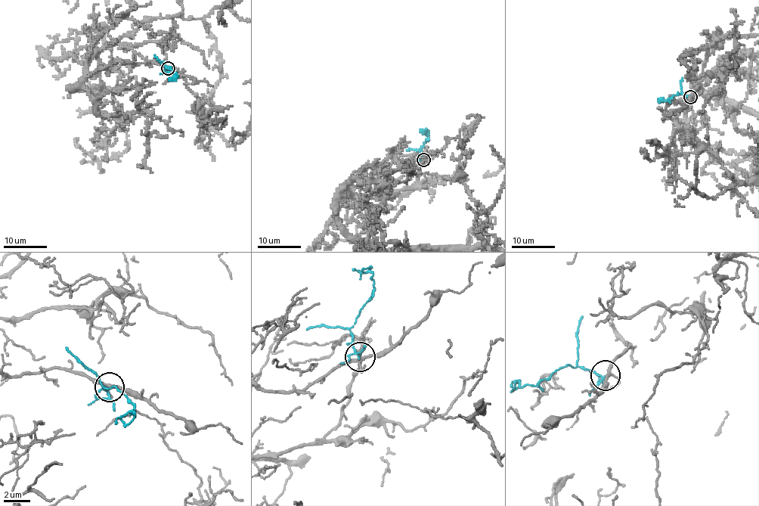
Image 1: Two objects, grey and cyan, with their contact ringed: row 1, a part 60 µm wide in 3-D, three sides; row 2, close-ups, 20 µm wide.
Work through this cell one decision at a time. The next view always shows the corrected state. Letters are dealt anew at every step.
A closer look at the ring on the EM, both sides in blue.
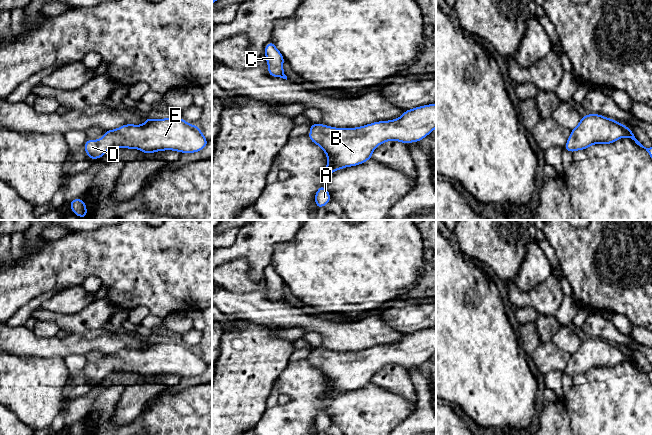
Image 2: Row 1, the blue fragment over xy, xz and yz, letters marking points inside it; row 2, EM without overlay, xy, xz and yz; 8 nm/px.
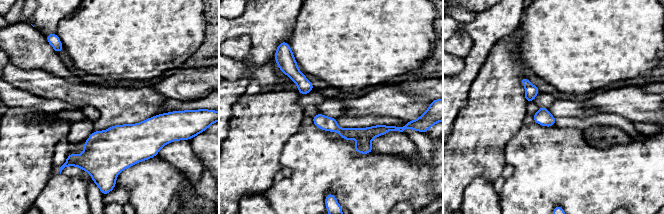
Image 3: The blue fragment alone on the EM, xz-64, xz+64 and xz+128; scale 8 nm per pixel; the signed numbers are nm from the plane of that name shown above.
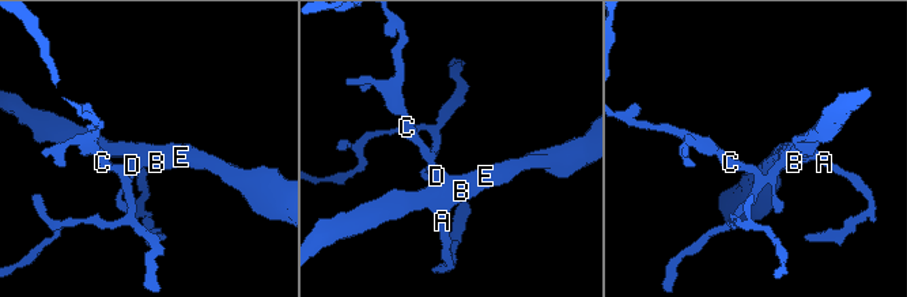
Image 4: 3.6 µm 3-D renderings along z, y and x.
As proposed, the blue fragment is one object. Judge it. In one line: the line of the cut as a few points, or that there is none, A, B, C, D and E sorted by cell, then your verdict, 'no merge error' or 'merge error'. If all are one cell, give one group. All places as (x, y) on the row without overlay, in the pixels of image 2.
no cut | A B C D E | no merge error

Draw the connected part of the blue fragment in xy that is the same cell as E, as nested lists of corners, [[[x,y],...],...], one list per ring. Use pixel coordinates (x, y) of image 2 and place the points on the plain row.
[[[171,340],[164,343],[146,341],[142,349],[125,348],[117,353],[106,354],[102,362],[88,363],[83,372],[87,380],[94,384],[115,371],[138,373],[146,378],[165,374],[196,377],[207,368],[208,364],[197,349]]]

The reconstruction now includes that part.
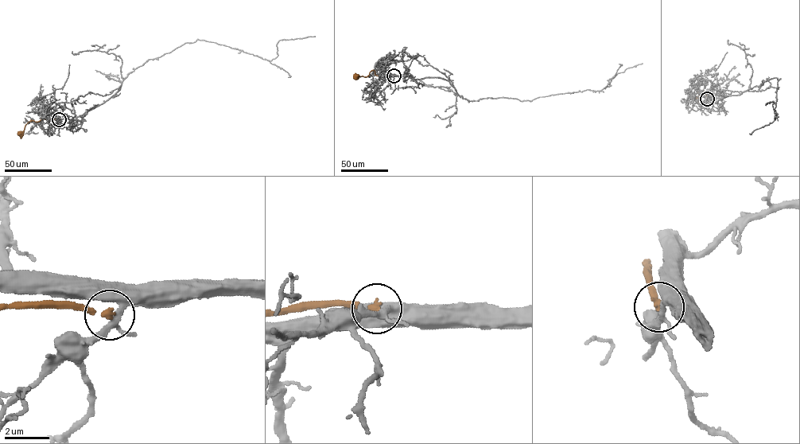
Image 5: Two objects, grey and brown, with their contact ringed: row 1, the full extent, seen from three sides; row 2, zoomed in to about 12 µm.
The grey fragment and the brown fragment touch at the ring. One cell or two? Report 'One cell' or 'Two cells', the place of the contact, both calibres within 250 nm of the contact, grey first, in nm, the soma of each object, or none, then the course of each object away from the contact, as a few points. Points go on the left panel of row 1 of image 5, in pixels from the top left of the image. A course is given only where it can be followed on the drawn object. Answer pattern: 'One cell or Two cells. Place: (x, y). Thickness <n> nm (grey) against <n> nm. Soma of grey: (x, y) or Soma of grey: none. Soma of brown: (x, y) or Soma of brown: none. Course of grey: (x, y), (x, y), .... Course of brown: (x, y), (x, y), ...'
Two cells. Place: (59, 119). Thickness 240 nm (grey) against 280 nm. Soma of grey: none. Soma of brown: (21, 134). Course of grey: (59, 119), (75, 119), (103, 103), (128, 74), (184, 43), (215, 42), (271, 60), (280, 40), (315, 36). Course of brown: (59, 119), (41, 118), (37, 121), (29, 122), (21, 134)

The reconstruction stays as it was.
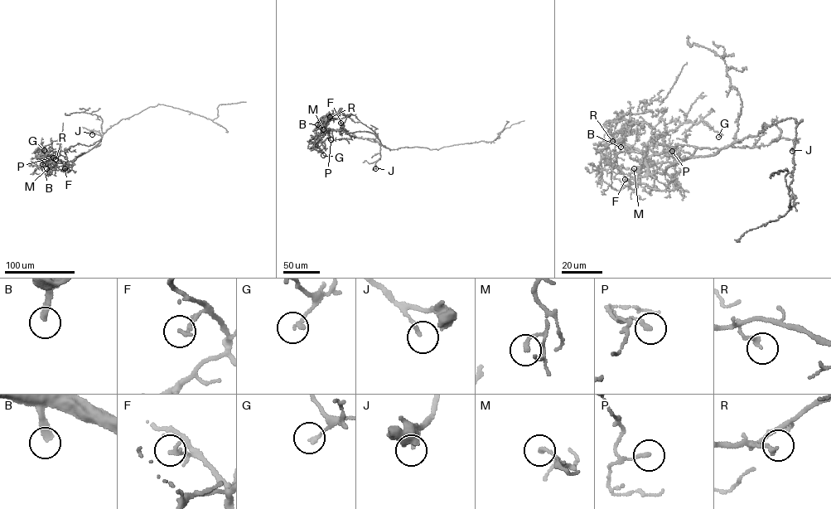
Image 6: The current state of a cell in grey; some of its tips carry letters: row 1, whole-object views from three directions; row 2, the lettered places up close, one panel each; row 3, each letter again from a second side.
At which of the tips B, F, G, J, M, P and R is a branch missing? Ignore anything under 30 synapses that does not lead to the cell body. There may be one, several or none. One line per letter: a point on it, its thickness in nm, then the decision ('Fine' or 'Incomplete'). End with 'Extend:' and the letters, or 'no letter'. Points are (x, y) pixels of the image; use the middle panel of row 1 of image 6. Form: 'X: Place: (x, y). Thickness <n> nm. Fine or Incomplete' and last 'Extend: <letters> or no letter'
B: Place: (317, 124). Thickness 320 nm. Incomplete
F: Place: (340, 123). Thickness 200 nm. Fine
G: Place: (323, 155). Thickness 180 nm. Fine
J: Place: (375, 168). Thickness 180 nm. Fine
M: Place: (323, 129). Thickness 170 nm. Fine
P: Place: (330, 139). Thickness 180 nm. Fine
R: Place: (330, 117). Thickness 220 nm. Fine
Extend: B

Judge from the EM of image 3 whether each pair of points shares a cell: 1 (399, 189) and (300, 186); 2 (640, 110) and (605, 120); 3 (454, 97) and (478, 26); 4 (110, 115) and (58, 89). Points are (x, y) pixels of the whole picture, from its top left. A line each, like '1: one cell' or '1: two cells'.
1: one cell
2: two cells
3: one cell
4: one cell

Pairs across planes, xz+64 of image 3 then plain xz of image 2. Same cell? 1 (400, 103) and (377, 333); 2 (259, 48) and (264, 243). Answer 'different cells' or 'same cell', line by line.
1: same cell
2: same cell

